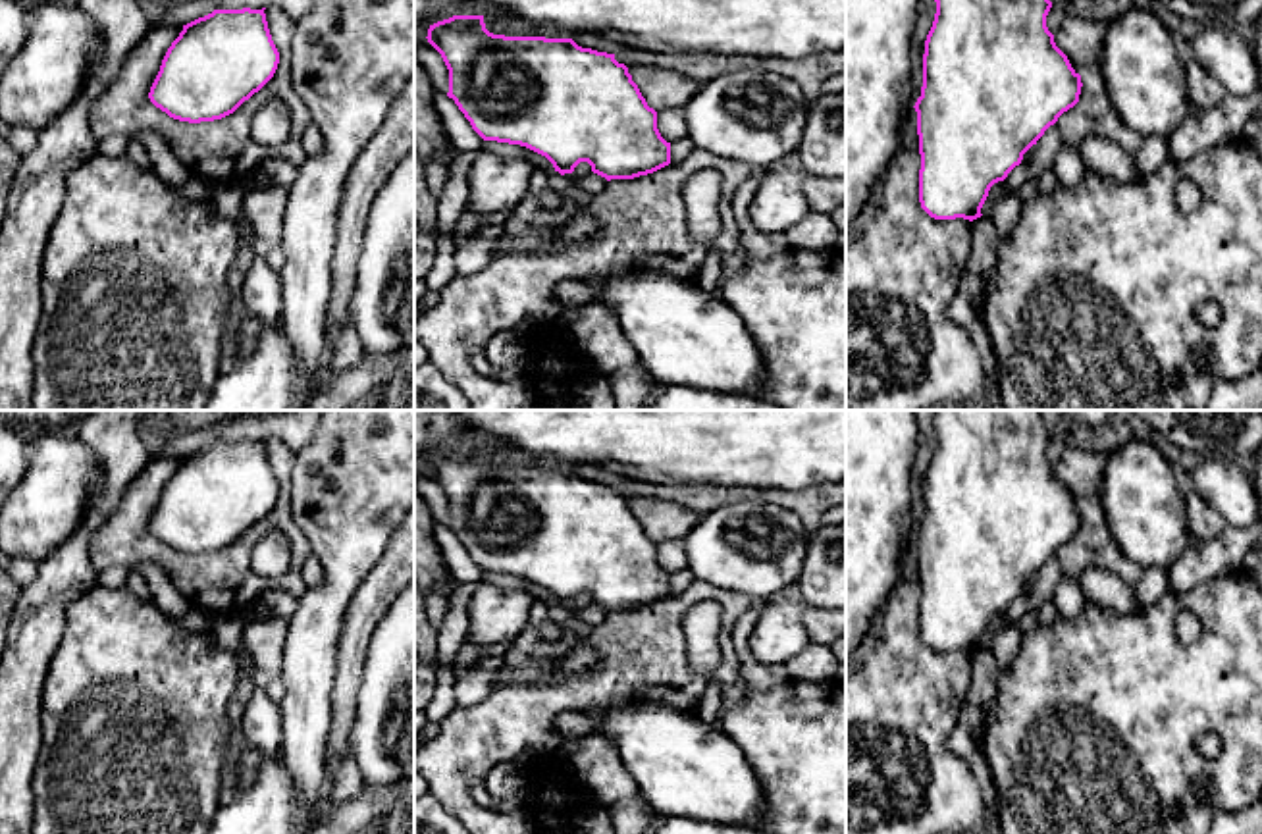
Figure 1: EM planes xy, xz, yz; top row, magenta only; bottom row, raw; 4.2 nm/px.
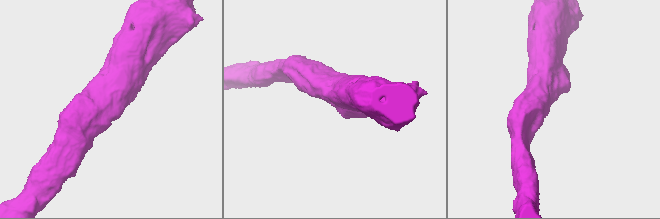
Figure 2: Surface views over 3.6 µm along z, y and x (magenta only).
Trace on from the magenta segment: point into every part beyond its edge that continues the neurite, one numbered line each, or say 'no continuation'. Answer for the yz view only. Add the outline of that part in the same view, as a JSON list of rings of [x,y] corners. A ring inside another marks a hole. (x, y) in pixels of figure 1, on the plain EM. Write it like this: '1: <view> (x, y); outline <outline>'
no continuation

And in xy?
no continuation

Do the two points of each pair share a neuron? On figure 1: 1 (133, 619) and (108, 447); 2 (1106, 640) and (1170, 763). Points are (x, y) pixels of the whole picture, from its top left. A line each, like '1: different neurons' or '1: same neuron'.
1: different neurons
2: same neuron

